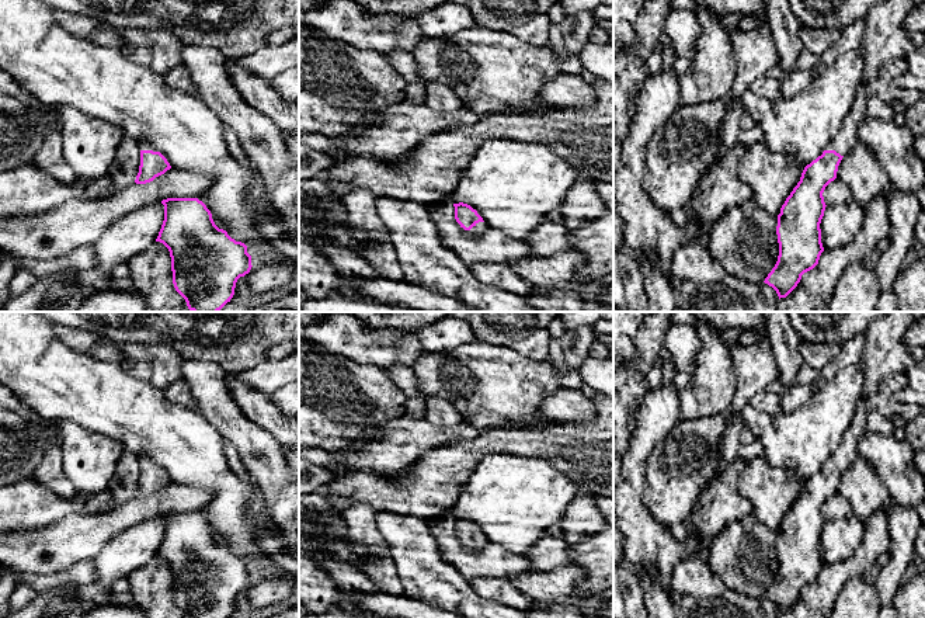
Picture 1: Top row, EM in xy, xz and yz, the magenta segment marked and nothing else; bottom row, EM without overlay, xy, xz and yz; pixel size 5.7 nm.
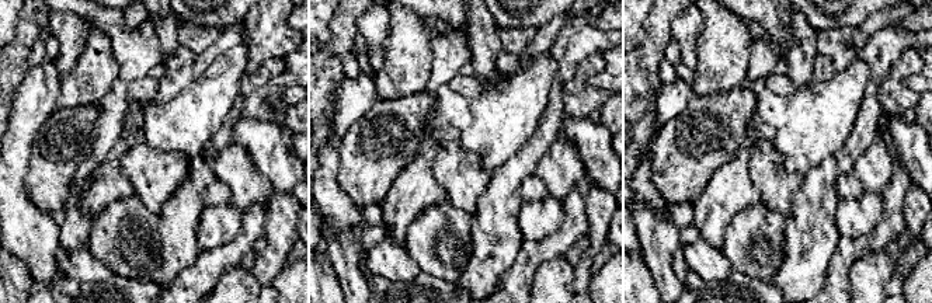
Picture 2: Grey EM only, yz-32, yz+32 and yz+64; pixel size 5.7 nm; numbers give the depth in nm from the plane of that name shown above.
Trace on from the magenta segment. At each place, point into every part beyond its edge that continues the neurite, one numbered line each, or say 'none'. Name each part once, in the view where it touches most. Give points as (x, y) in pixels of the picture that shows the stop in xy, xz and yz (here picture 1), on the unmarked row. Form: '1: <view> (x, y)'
1: xz (480, 542)

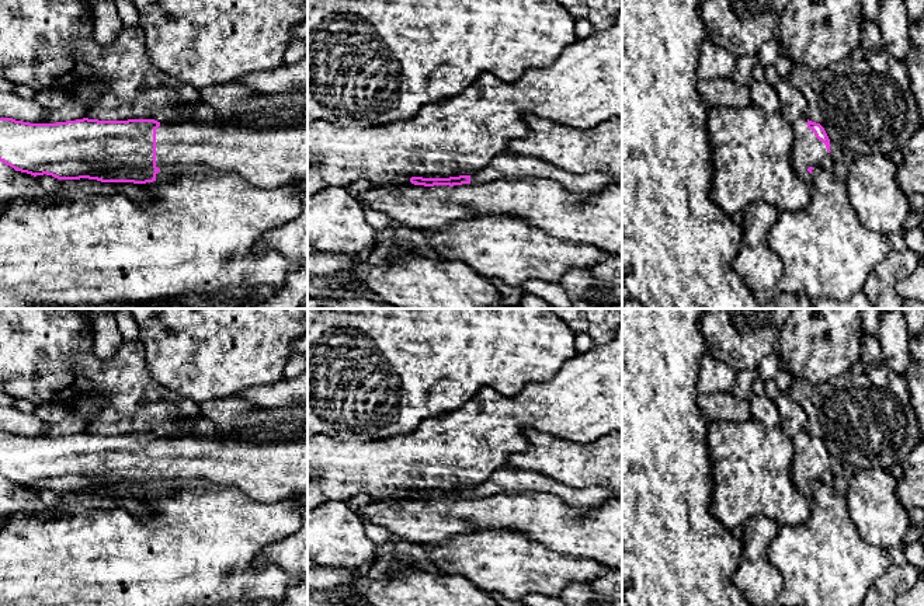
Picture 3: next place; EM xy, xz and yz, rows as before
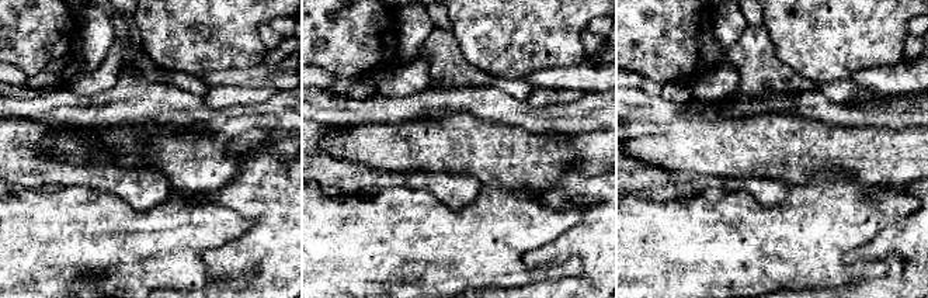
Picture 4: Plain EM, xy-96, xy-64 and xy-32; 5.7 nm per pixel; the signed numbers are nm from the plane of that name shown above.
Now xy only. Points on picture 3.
1: xy (264, 472)

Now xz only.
1: xz (506, 479)

